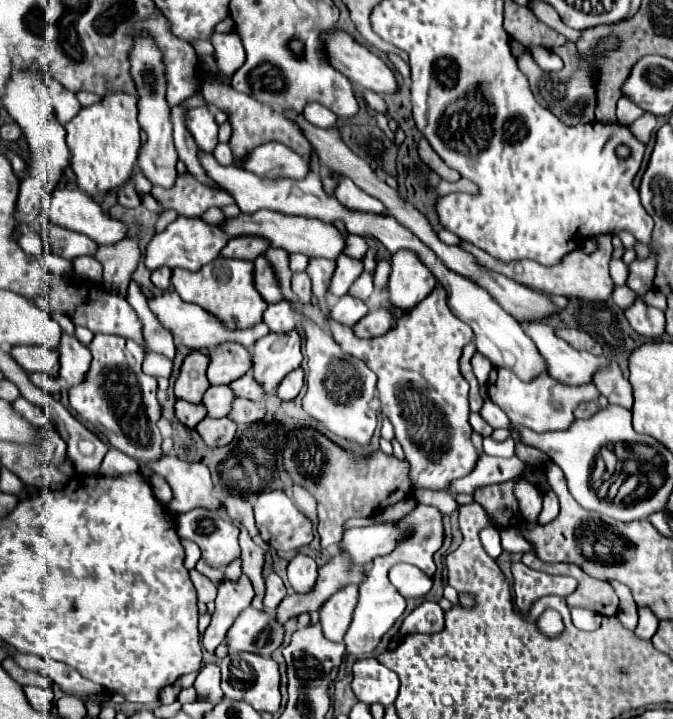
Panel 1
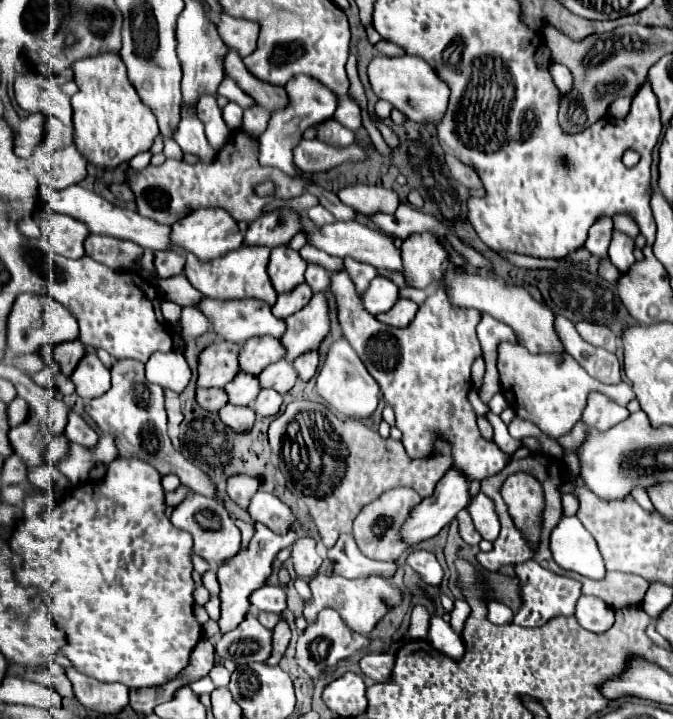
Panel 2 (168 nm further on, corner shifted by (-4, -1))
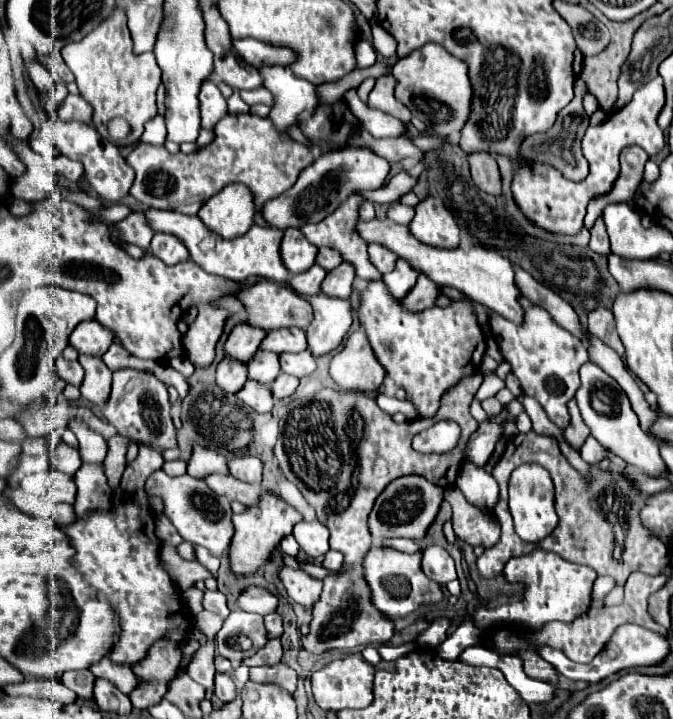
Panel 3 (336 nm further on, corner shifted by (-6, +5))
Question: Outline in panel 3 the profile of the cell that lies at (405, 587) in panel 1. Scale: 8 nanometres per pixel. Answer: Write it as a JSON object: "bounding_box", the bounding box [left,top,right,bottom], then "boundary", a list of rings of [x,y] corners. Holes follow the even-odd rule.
{"bounding_box":[322,549,344,569],"boundary":[[[330,549],[330,551],[326,553],[322,565],[328,567],[328,569],[340,569],[342,563],[344,563],[344,555],[342,555],[340,551],[336,551],[336,549]]]}

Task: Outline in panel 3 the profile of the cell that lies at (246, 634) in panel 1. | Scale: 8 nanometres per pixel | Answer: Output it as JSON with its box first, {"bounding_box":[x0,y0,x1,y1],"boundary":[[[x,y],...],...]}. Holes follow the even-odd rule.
{"bounding_box":[214,611,268,665],"boundary":[[[232,611],[224,621],[222,629],[214,637],[216,651],[230,659],[234,665],[252,657],[260,651],[268,641],[268,631],[262,623],[262,615],[246,613],[246,611]]]}

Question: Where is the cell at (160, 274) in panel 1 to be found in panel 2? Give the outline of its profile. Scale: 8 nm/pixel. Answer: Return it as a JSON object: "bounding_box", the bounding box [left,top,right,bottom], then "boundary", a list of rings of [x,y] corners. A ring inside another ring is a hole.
{"bounding_box":[154,251,186,279],"boundary":[[[156,251],[154,253],[156,275],[162,277],[162,279],[180,275],[182,269],[184,269],[184,261],[186,261],[186,257],[178,251]]]}

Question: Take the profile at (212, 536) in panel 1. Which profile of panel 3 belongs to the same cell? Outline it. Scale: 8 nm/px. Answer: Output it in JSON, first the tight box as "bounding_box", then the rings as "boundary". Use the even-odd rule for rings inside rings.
{"bounding_box":[146,471,234,557],"boundary":[[[156,471],[146,481],[146,493],[162,497],[164,513],[170,517],[172,525],[178,529],[184,541],[206,547],[214,557],[222,557],[222,553],[228,551],[234,537],[230,501],[210,491],[210,487],[206,487],[204,481],[194,479],[190,475],[168,477],[164,471]]]}

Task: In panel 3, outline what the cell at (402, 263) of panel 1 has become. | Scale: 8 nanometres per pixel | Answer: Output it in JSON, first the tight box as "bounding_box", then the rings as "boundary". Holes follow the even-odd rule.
{"bounding_box":[408,197,460,249],"boundary":[[[428,197],[418,203],[416,215],[408,225],[412,235],[430,247],[454,249],[460,245],[460,229],[452,213],[444,207],[440,199]]]}

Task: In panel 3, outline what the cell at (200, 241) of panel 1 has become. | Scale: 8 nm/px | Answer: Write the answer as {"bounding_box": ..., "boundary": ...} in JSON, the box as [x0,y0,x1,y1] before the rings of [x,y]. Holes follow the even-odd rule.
{"bounding_box":[196,183,256,239],"boundary":[[[232,183],[206,201],[196,215],[212,233],[222,239],[236,239],[254,225],[252,217],[256,211],[250,191],[238,183]]]}

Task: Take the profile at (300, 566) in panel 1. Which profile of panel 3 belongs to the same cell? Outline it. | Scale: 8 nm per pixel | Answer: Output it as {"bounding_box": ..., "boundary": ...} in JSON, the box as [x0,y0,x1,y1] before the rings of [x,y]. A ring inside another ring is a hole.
{"bounding_box":[294,521,328,559],"boundary":[[[300,521],[294,527],[294,537],[300,549],[312,559],[318,559],[328,551],[328,529],[318,521]]]}

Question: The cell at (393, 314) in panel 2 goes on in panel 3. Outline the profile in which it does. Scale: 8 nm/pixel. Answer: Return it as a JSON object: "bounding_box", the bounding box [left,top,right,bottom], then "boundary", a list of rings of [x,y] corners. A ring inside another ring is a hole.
{"bounding_box":[402,277,440,313],"boundary":[[[418,277],[414,289],[402,299],[402,307],[414,313],[420,313],[434,305],[434,299],[438,297],[438,293],[440,293],[440,287],[434,287],[434,283],[430,283],[430,279],[426,277]]]}

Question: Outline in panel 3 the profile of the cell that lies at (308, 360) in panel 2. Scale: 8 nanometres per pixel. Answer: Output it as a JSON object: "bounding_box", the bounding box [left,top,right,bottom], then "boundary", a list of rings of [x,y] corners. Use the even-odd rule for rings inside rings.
{"bounding_box":[306,295,352,357],"boundary":[[[314,295],[308,299],[314,311],[314,319],[306,331],[308,349],[314,357],[334,351],[346,331],[352,325],[352,313],[348,299],[330,299],[324,295]]]}

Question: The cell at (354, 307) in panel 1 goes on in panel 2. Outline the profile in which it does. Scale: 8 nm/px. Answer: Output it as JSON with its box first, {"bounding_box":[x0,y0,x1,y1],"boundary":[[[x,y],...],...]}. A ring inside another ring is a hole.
{"bounding_box":[362,277,398,315],"boundary":[[[376,277],[370,283],[370,289],[366,293],[362,293],[362,301],[370,313],[374,313],[374,315],[384,313],[384,311],[392,309],[394,303],[398,301],[398,287],[388,277]]]}

